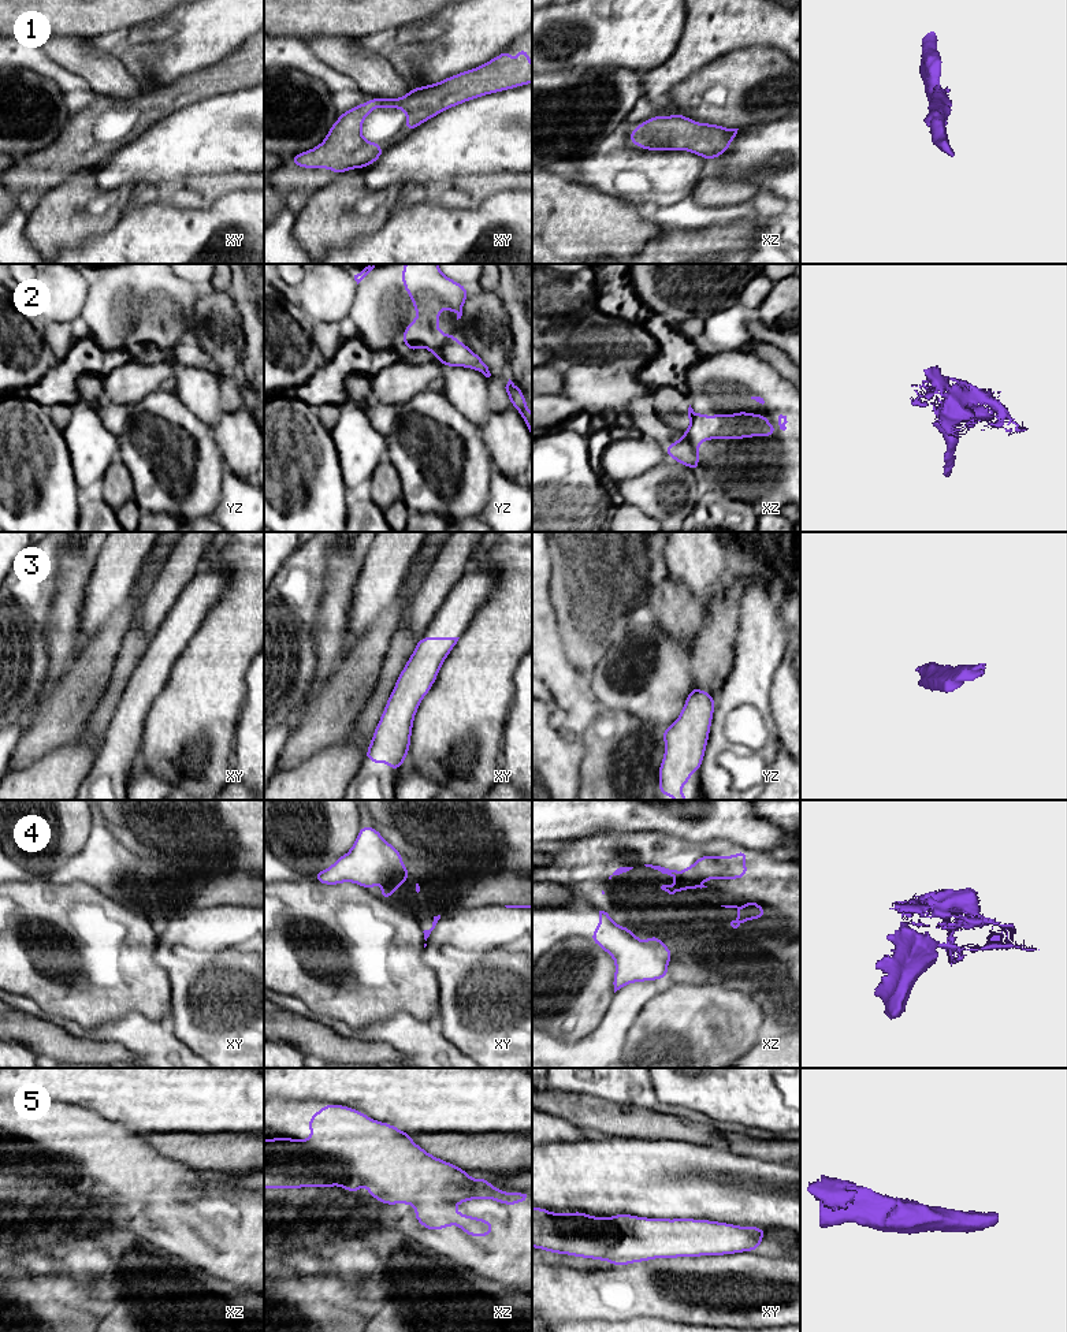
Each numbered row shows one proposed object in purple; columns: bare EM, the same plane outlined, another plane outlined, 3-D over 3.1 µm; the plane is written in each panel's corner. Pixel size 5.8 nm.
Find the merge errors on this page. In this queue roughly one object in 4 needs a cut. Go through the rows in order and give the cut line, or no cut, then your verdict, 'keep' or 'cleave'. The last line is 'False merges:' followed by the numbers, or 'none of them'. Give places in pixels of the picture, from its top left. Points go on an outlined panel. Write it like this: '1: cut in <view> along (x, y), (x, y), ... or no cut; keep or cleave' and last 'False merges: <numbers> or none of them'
1: no cut; keep
2: cut in yz along (441, 334), (434, 353); cleave
3: no cut; keep
4: no cut; keep
5: no cut; keep
False merges: 2

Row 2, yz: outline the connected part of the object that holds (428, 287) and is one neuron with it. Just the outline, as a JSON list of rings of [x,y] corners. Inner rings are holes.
[[[405,264],[401,279],[417,313],[402,334],[404,346],[416,351],[424,346],[435,353],[440,338],[438,319],[442,304],[446,304],[443,310],[456,312],[457,320],[461,319],[468,289],[445,276],[438,264]]]

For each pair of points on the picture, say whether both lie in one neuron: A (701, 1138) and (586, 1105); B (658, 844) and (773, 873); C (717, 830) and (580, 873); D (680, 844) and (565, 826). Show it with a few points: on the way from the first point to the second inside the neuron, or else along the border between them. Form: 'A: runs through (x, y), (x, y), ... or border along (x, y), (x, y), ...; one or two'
A: runs through (672, 1128), (614, 1120); one
B: runs through (687, 845), (706, 848), (721, 860), (744, 862); one
C: border along (655, 832), (694, 843), (720, 840); two
D: border along (635, 832), (595, 832), (571, 840); two

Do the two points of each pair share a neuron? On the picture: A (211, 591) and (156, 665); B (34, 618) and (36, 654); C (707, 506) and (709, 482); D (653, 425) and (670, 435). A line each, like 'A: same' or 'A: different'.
A: same
B: same
C: different
D: same

